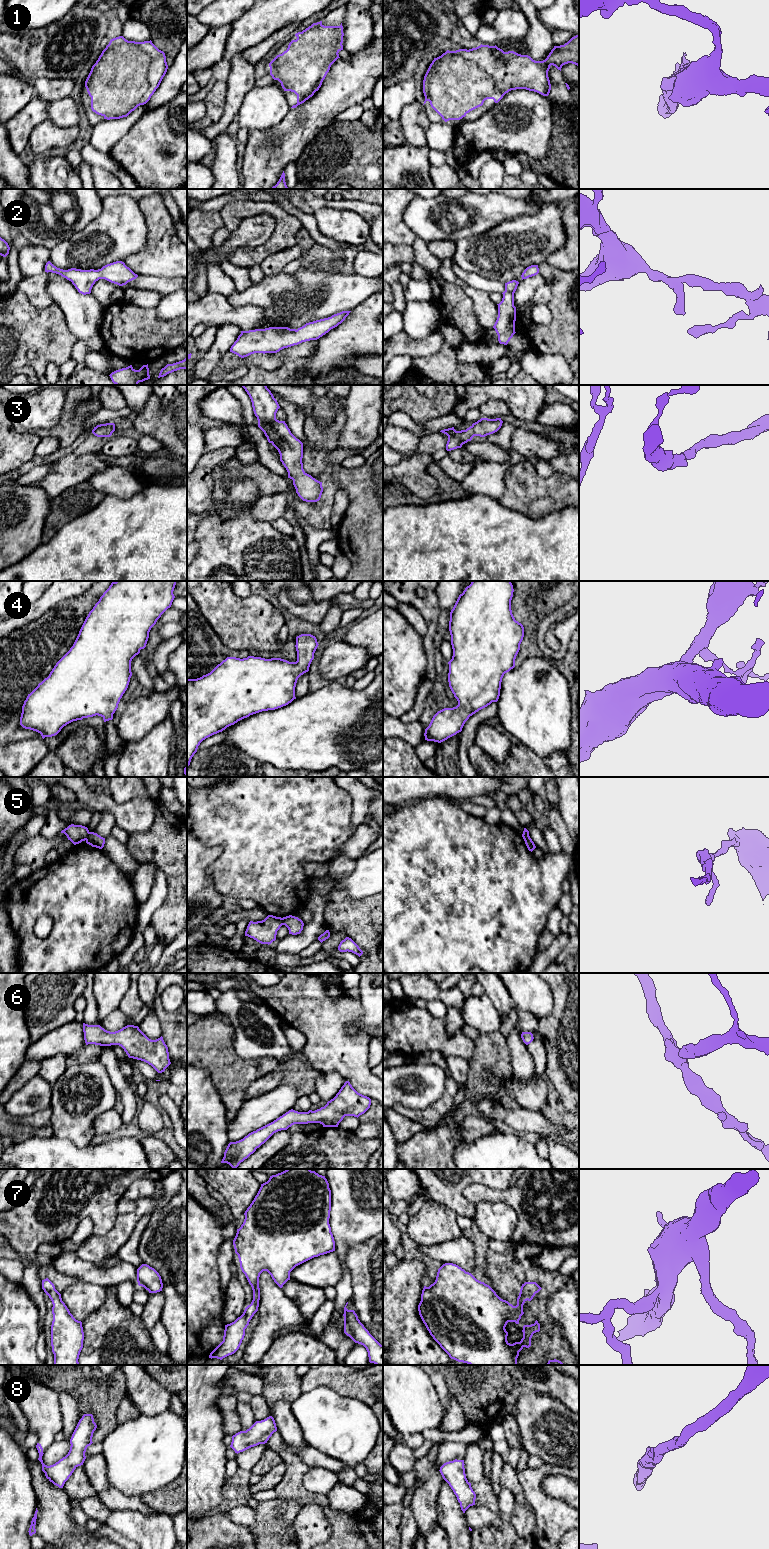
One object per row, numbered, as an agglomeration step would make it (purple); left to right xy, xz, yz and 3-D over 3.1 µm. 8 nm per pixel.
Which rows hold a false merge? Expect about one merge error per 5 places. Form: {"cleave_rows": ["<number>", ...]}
{"cleave_rows": ["5"]}

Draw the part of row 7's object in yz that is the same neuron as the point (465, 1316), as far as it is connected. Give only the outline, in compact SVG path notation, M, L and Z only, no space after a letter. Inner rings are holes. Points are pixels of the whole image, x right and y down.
M445 1263L438 1269L435 1282L429 1287L424 1286L418 1311L430 1335L451 1359L469 1365L517 1365L519 1352L524 1347L531 1346L531 1338L534 1333L540 1331L540 1324L536 1320L534 1324L524 1325L523 1338L520 1342L513 1344L507 1341L508 1332L505 1327L508 1322L519 1324L519 1320L524 1314L524 1303L527 1300L531 1301L541 1289L536 1282L525 1282L521 1286L517 1305L513 1306L508 1301L501 1299L489 1285L477 1280L471 1273L456 1264Z

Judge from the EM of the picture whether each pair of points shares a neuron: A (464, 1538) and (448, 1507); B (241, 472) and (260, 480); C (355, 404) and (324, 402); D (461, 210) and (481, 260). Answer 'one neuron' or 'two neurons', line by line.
A: one neuron
B: one neuron
C: two neurons
D: two neurons

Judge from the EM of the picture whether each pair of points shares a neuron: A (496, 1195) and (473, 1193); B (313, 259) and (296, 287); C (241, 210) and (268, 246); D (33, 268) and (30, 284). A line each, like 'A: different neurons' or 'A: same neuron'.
A: same neuron
B: different neurons
C: same neuron
D: different neurons

